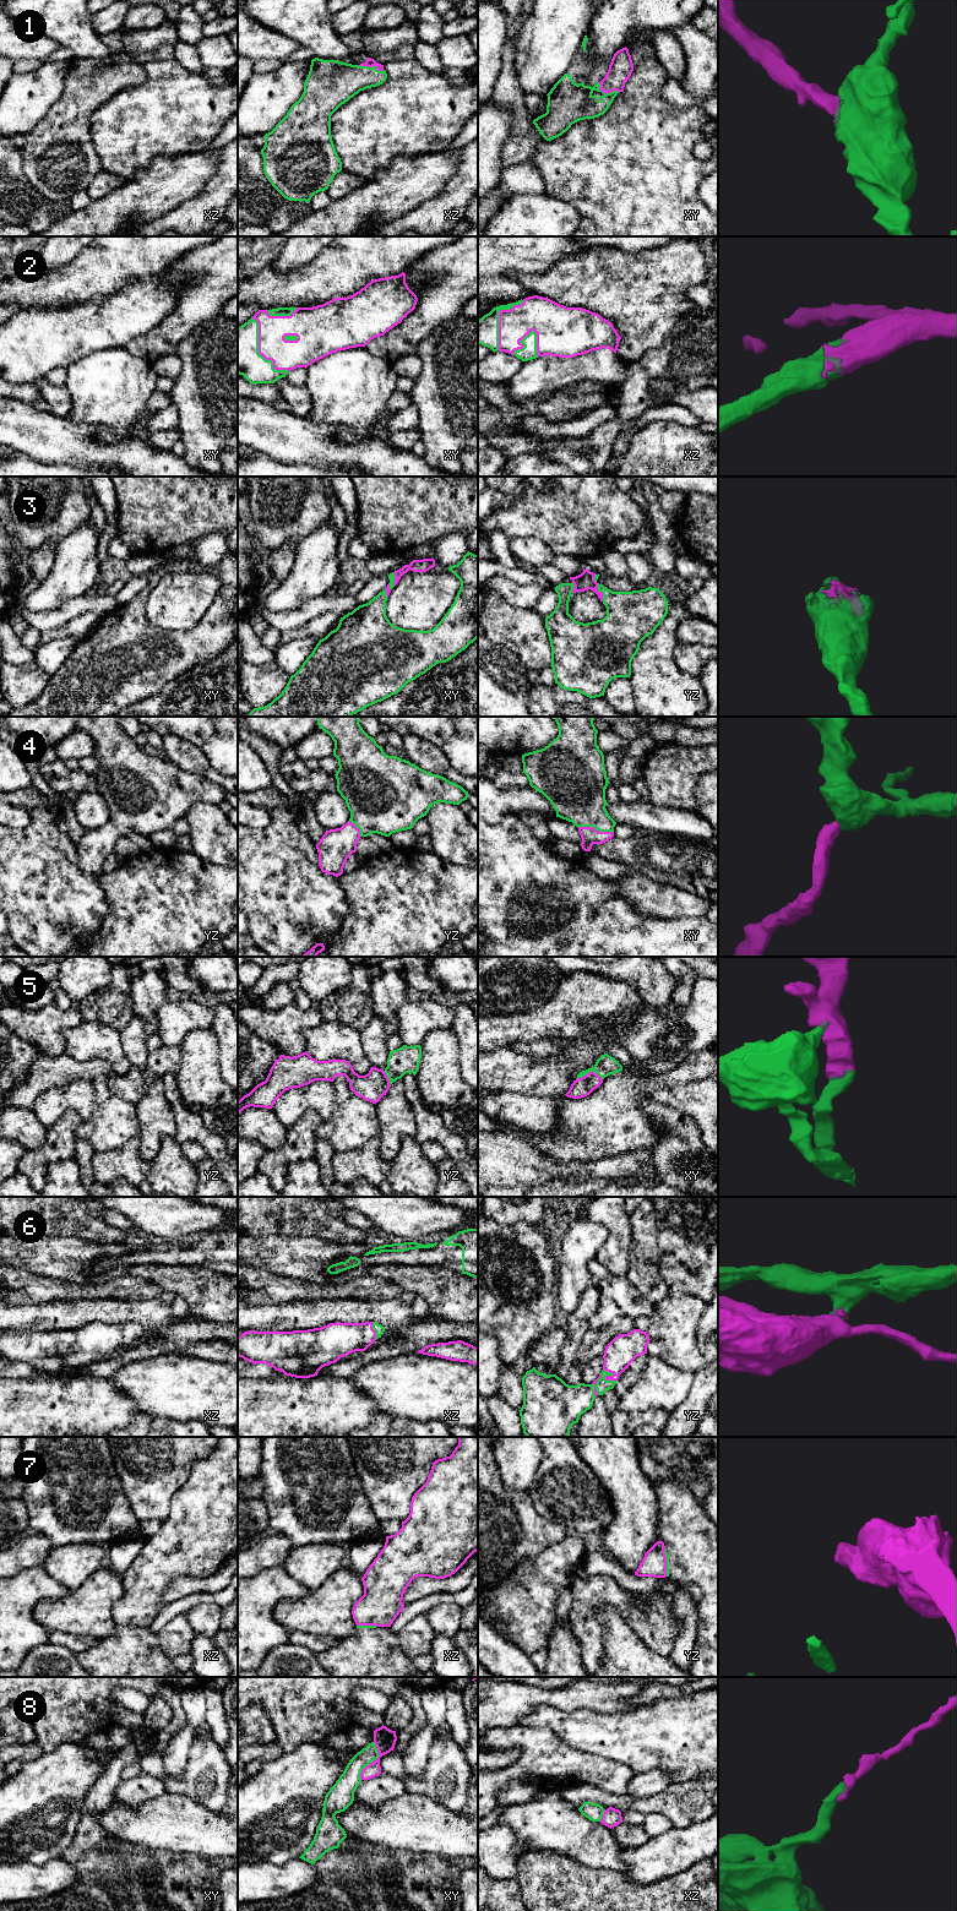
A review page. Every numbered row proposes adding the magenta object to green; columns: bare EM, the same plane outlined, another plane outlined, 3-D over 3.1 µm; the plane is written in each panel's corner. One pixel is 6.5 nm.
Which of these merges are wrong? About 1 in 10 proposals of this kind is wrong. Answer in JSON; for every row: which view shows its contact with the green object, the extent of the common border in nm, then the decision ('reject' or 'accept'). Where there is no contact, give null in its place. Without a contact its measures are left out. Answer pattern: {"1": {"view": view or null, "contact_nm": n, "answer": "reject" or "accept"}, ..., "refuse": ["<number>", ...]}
{"1": {"view": "xz", "contact_nm": 180, "answer": "accept"}, "2": {"view": "xy", "contact_nm": 440, "answer": "accept"}, "3": {"view": "yz", "contact_nm": 190, "answer": "accept"}, "4": {"view": "xy", "contact_nm": 240, "answer": "accept"}, "5": {"view": "xy", "contact_nm": 180, "answer": "accept"}, "6": {"view": "yz", "contact_nm": 120, "answer": "accept"}, "7": {"view": "yz", "contact_nm": 190, "answer": "reject"}, "8": {"view": "xy", "contact_nm": 260, "answer": "reject"}, "refuse": ["7", "8"]}

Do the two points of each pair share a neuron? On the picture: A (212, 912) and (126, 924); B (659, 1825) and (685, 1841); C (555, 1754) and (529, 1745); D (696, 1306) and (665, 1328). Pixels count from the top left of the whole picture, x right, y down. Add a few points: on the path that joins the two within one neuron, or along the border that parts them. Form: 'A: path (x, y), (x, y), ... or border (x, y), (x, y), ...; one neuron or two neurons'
A: path (191, 912), (152, 912), (147, 916); one neuron
B: border (672, 1827), (664, 1833), (650, 1838); two neurons
C: path (549, 1754), (543, 1754), (536, 1747); one neuron
D: path (689, 1308), (673, 1321); one neuron

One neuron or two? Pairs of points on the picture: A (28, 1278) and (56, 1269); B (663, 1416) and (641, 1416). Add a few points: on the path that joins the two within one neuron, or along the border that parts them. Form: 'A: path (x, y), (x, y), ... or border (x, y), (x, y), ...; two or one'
A: border (12, 1264), (25, 1270), (60, 1278), (66, 1283); two
B: path (658, 1416), (646, 1416); one

